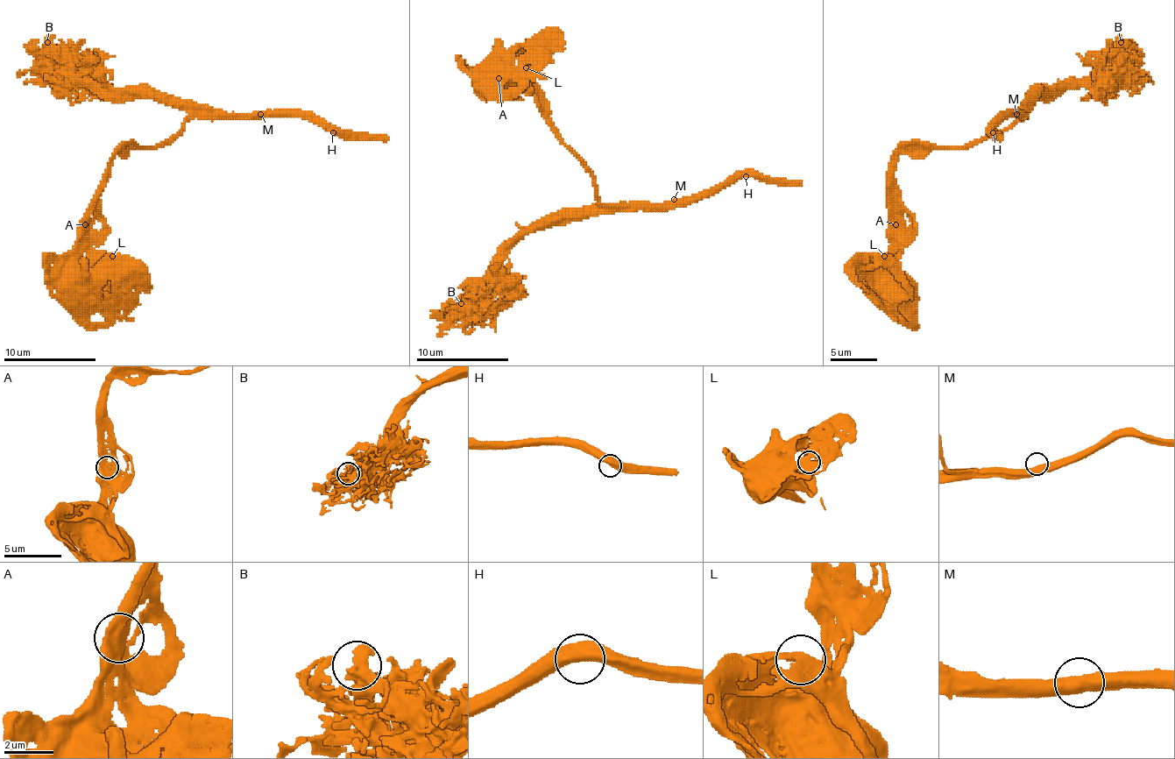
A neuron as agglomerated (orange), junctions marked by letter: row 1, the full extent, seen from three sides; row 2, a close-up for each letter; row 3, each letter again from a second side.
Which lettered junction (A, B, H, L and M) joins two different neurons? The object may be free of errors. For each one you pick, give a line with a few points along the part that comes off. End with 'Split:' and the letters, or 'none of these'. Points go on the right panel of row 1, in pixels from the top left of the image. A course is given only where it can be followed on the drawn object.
Split: none of these

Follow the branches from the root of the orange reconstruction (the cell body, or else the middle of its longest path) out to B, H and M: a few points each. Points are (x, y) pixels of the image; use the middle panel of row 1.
B: (491, 86), (519, 76), (530, 86), (602, 204), (534, 224), (486, 287), (461, 303)
H: (491, 86), (495, 79), (519, 76), (530, 86), (541, 116), (591, 173), (602, 204), (688, 204), (746, 176)
M: (491, 86), (495, 79), (519, 76), (530, 86), (541, 116), (591, 173), (602, 204), (674, 199)

